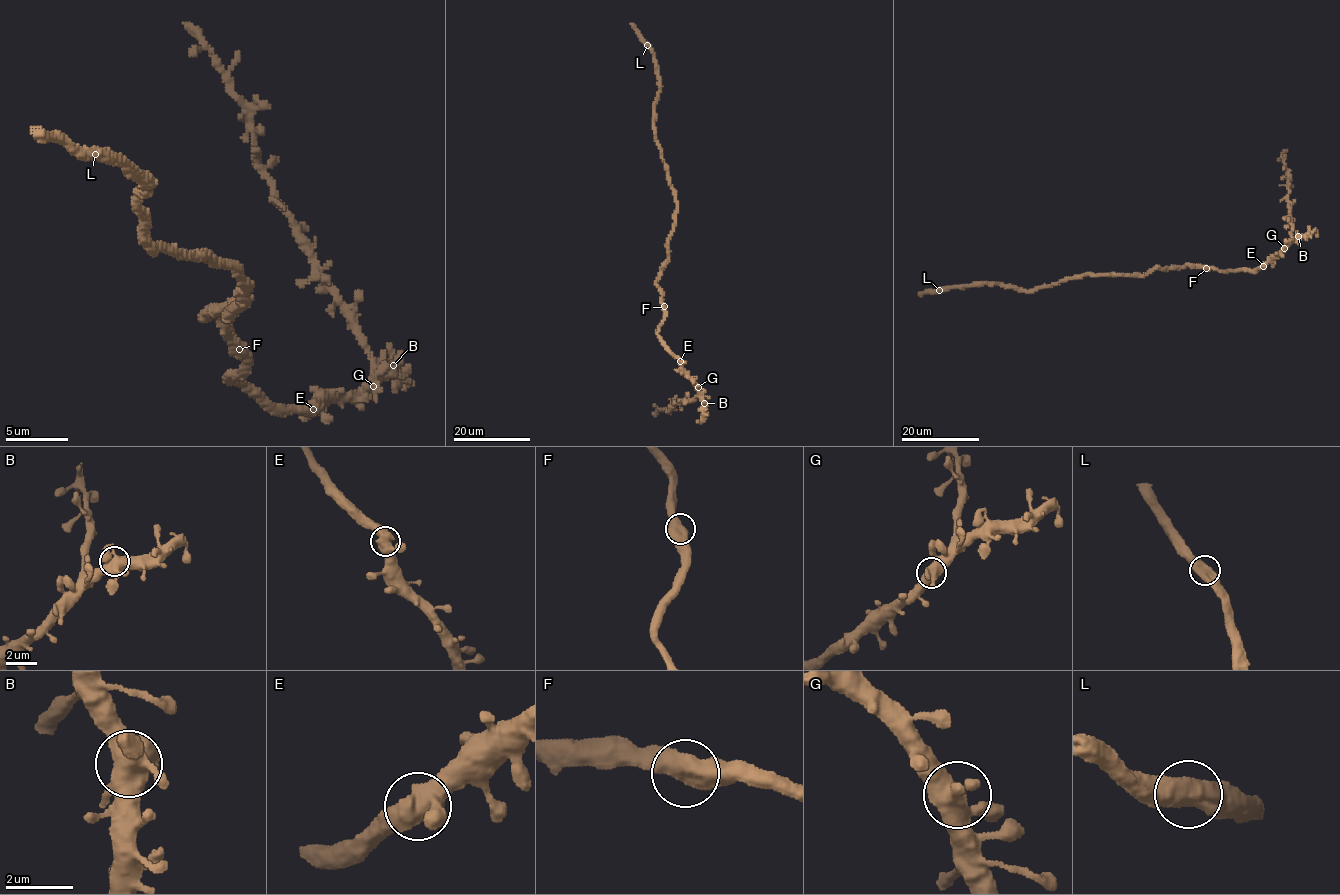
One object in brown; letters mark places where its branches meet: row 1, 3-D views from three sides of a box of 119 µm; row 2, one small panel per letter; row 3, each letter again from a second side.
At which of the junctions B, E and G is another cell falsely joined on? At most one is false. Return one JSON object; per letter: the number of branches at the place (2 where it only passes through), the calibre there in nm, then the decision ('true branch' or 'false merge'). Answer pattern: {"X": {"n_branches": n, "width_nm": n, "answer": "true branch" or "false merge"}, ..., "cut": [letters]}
{"B": {"n_branches": 4, "width_nm": 550, "answer": "true branch"}, "E": {"n_branches": 3, "width_nm": 600, "answer": "false merge"}, "G": {"n_branches": 3, "width_nm": 480, "answer": "true branch"}, "cut": ["E"]}

